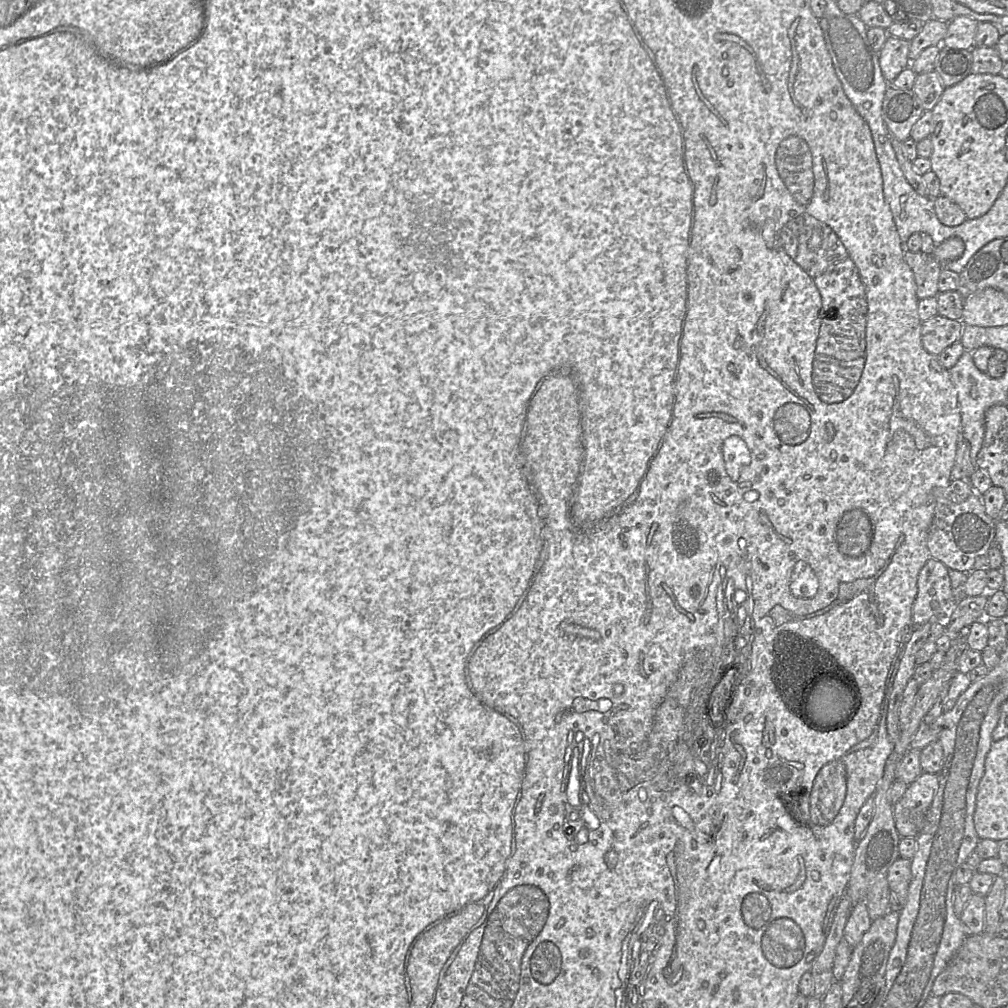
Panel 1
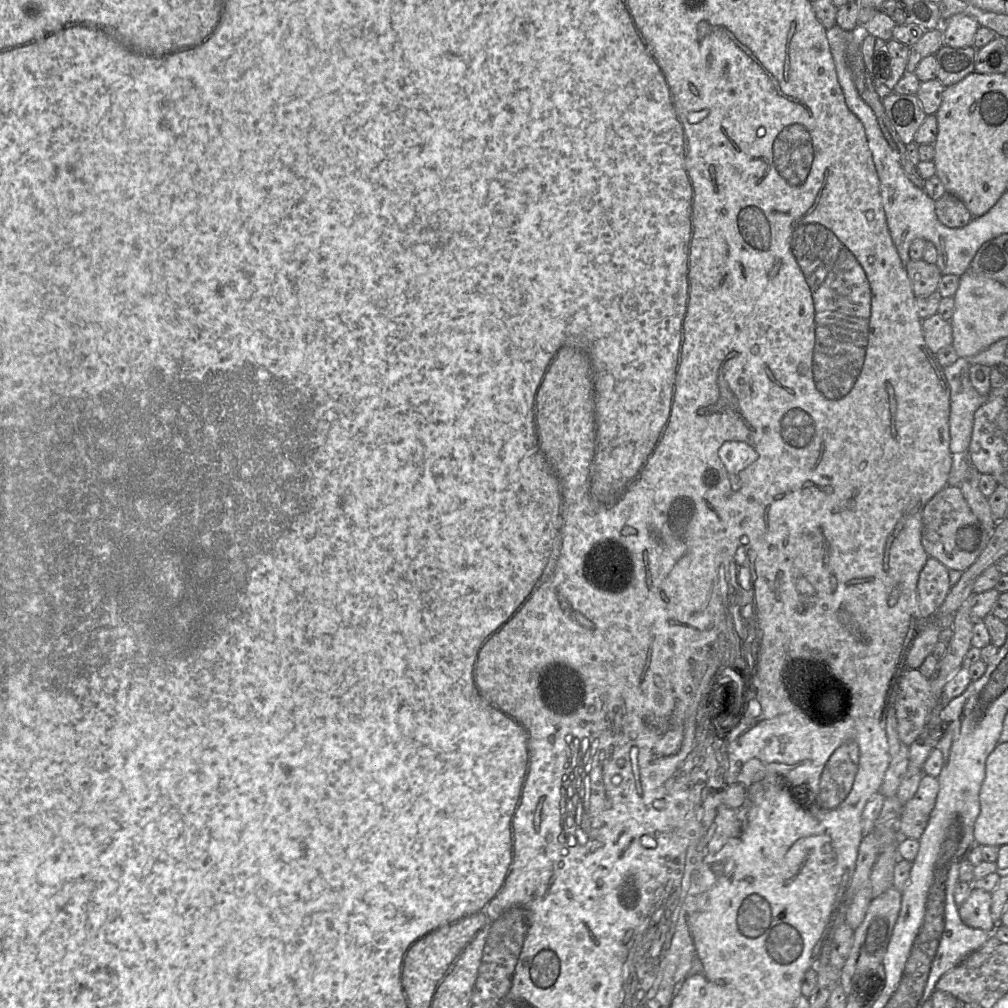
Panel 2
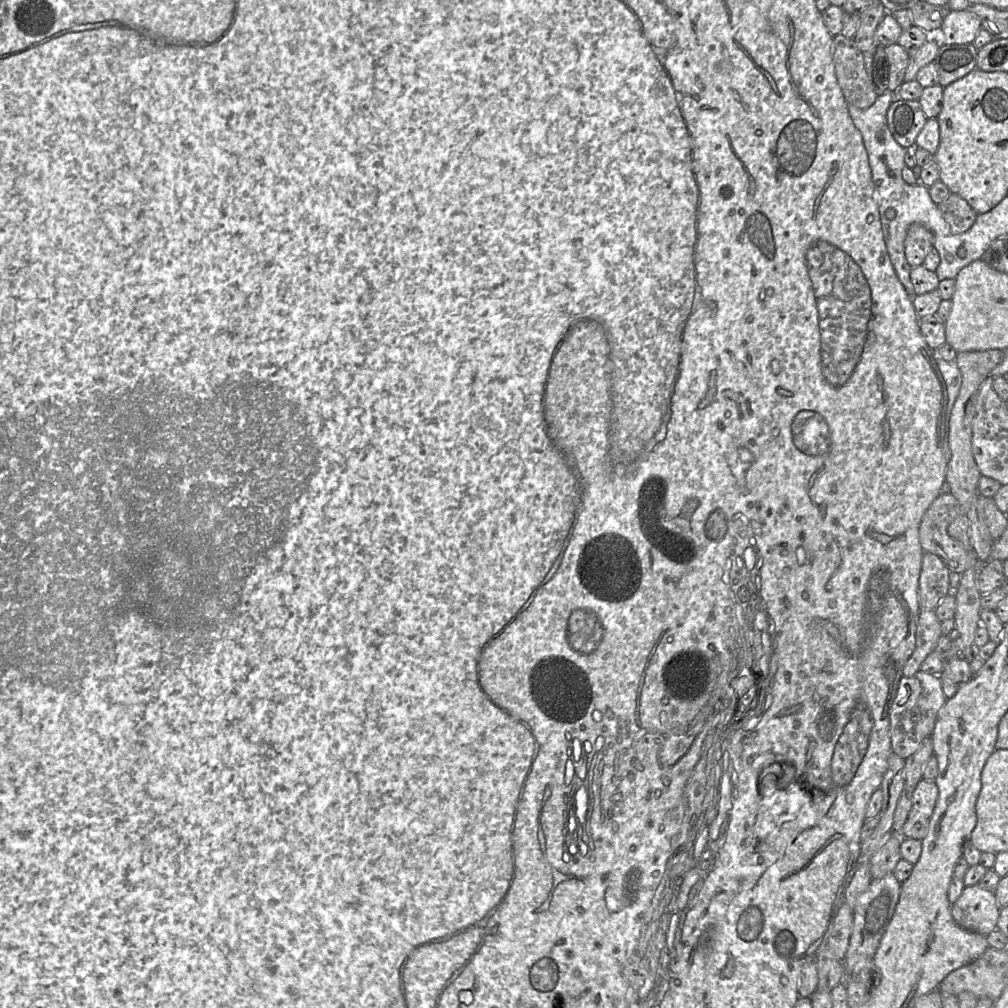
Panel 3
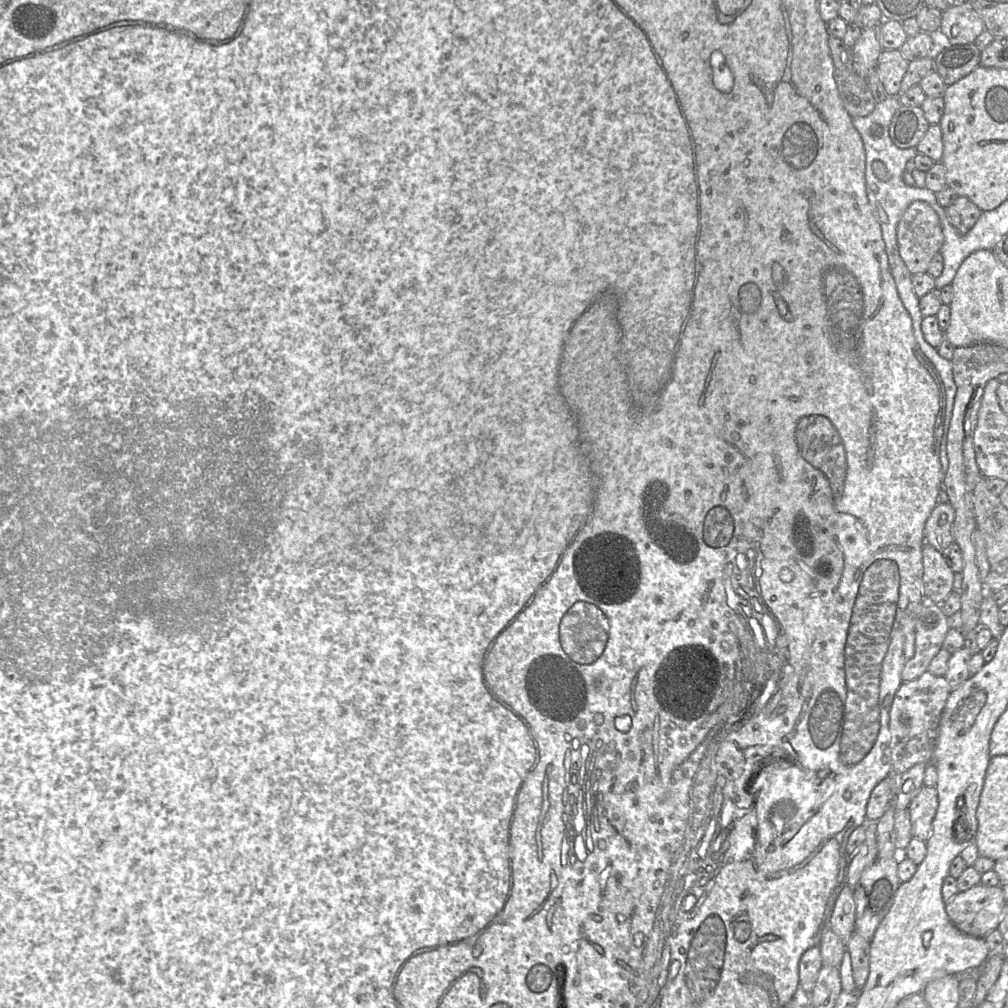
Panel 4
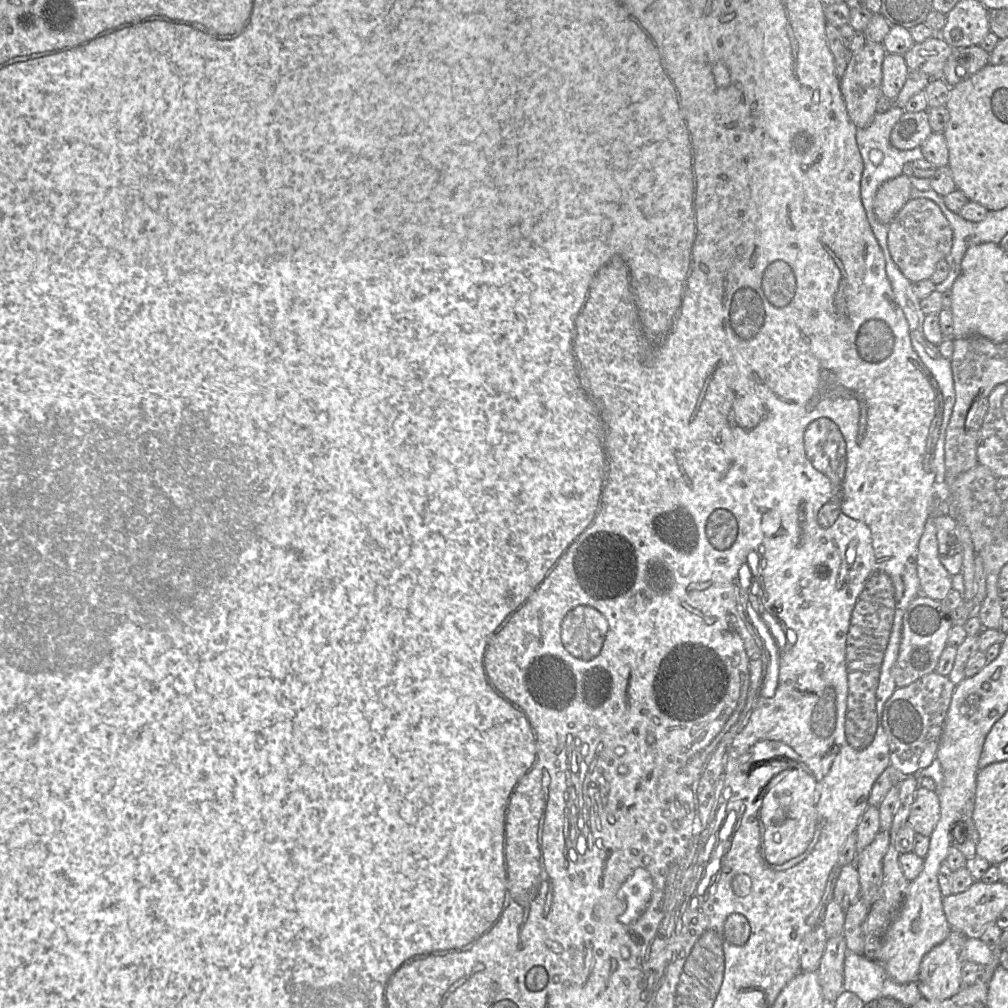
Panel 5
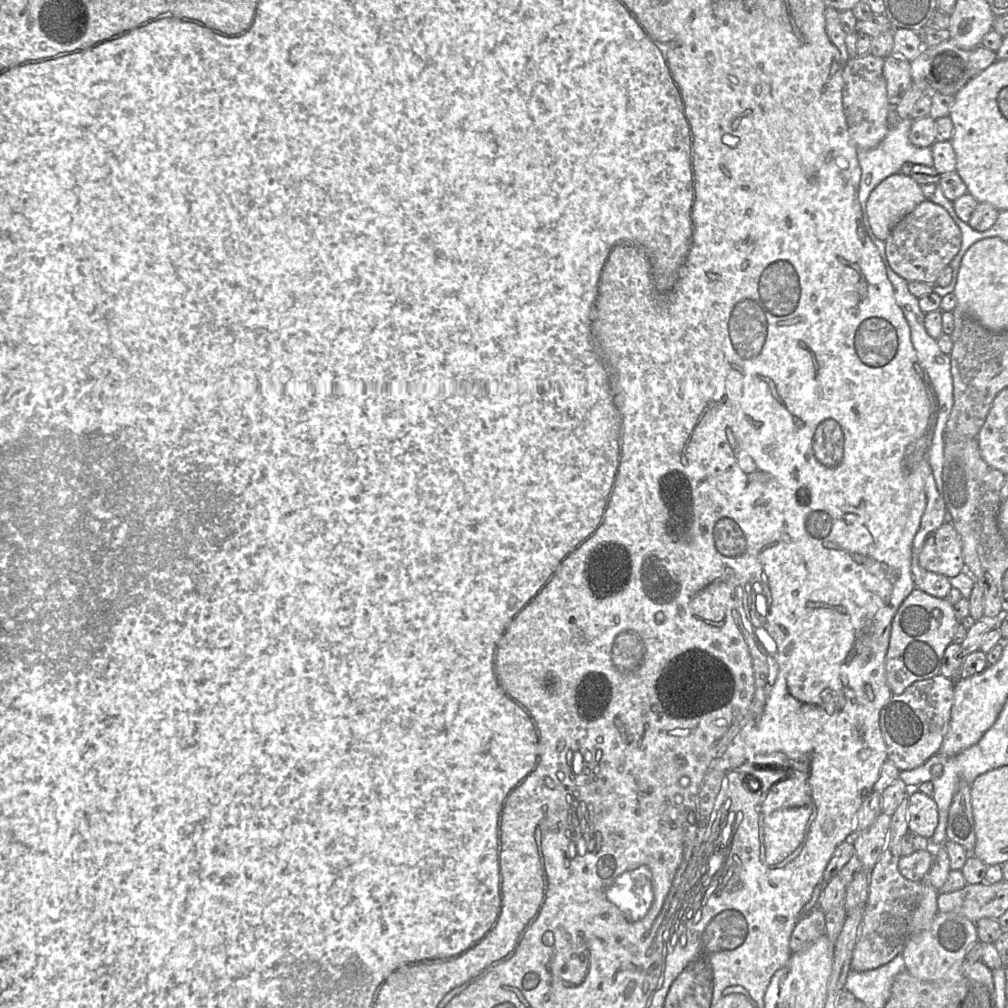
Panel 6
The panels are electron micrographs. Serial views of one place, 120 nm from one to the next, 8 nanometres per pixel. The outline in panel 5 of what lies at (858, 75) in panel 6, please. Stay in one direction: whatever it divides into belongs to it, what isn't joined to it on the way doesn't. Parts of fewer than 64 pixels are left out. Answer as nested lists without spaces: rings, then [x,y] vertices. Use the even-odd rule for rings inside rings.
[[[866,42],[861,50],[851,54],[840,80],[840,91],[848,116],[857,129],[868,127],[877,113],[876,104],[882,96],[882,62],[886,54],[882,43]]]

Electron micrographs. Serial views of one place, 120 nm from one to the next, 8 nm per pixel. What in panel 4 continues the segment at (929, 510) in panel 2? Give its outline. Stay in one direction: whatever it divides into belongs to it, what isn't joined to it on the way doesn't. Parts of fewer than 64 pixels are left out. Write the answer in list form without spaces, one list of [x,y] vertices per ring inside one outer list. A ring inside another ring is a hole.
[[[938,503],[926,521],[924,538],[926,544],[941,553],[954,573],[962,573],[964,560],[953,537],[954,518],[955,511],[950,503]]]

